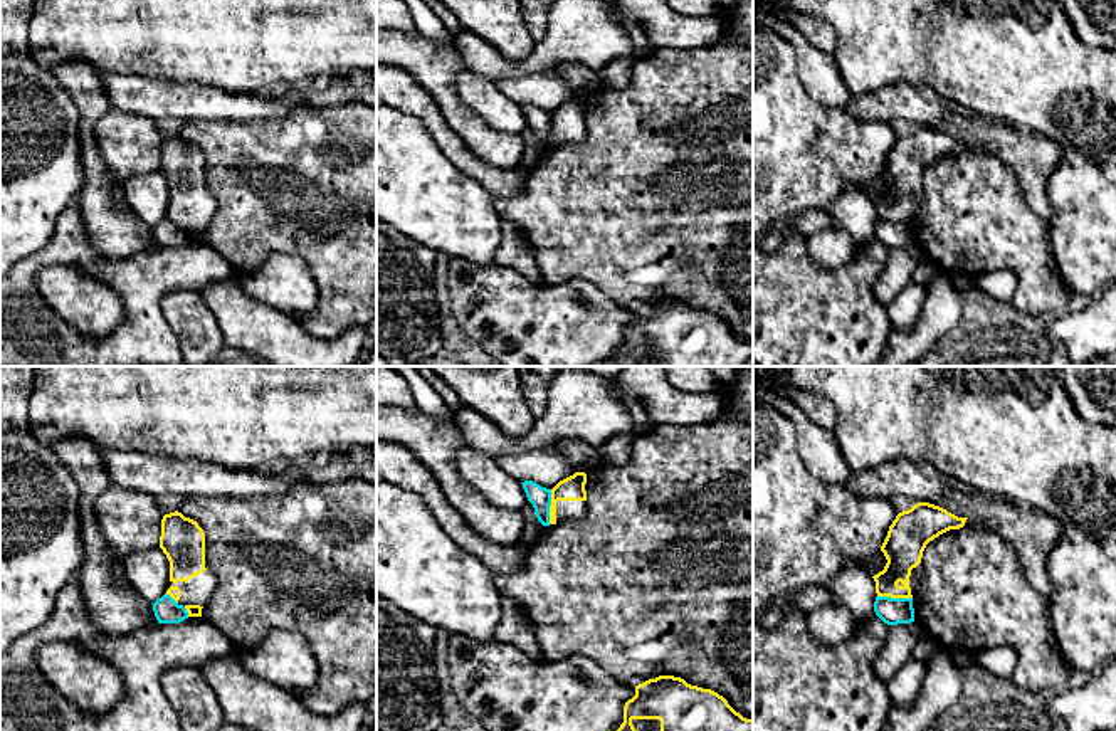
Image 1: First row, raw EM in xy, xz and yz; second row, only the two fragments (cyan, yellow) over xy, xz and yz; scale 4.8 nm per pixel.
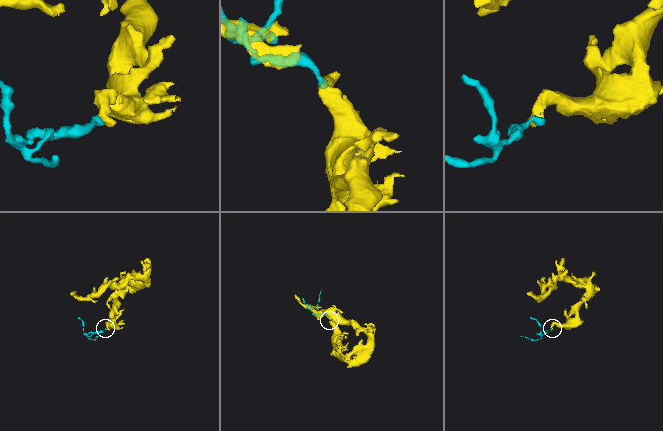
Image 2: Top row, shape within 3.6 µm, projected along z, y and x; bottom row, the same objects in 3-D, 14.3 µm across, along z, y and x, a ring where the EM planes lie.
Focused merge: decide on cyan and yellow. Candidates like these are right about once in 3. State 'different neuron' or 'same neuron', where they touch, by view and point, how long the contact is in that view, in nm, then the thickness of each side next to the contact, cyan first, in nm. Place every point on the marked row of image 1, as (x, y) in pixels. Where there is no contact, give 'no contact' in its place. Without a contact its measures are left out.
different neuron; meets cyan in xz at (550, 504); contact 170 nm long; 100 nm thick on the cyan side, 120 nm on the other

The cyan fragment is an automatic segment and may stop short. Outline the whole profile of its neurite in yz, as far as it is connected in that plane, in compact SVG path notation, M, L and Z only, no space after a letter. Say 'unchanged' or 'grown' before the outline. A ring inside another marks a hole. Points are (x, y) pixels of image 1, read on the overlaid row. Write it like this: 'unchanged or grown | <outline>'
unchanged | M876 597L874 612L887 625L914 622L913 598Z

